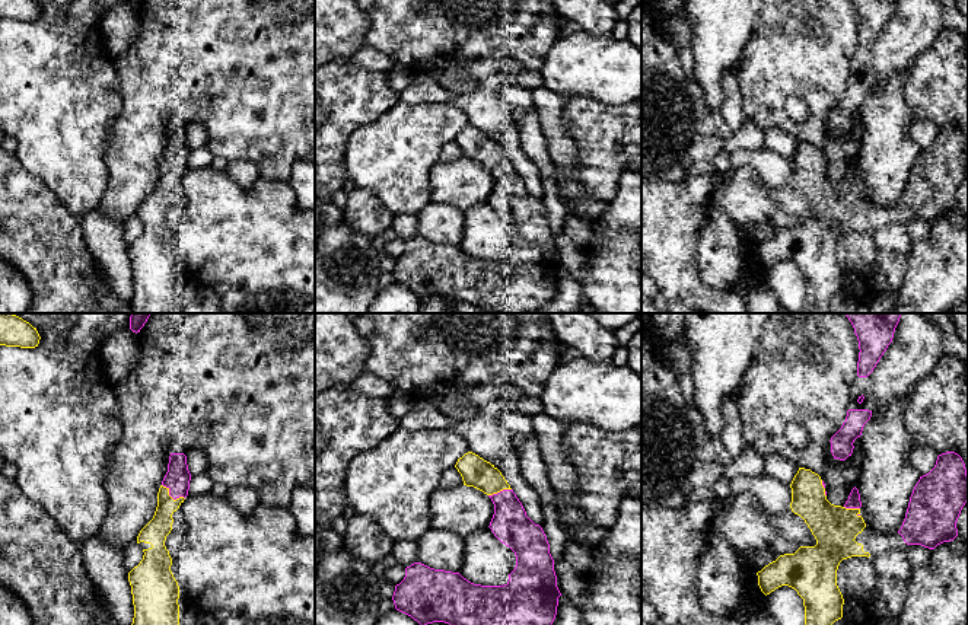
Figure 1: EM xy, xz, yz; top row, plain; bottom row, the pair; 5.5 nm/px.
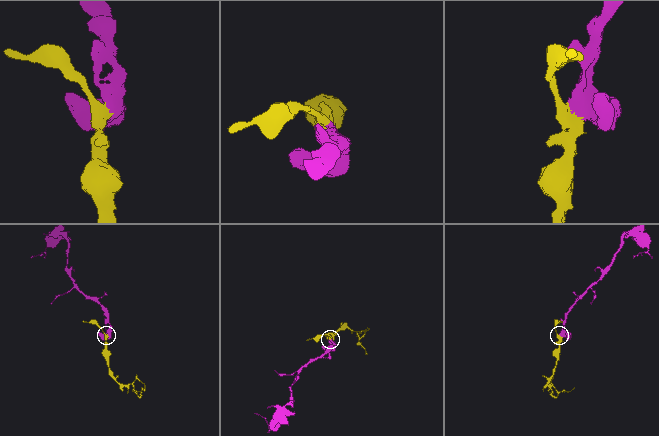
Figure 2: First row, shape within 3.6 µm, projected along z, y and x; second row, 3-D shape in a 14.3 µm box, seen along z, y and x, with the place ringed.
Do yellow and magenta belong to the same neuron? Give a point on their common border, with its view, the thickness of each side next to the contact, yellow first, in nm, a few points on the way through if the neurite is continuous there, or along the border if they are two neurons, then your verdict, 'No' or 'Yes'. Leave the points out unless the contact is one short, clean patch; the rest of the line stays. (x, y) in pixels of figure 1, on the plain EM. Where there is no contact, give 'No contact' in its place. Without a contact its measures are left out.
Touches yellow at xy (171, 171). Thickness 140 nm (yellow) against 140 nm. Yes

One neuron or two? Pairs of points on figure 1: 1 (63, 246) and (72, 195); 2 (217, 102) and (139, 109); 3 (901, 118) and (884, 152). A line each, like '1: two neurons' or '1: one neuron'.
1: two neurons
2: one neuron
3: one neuron

